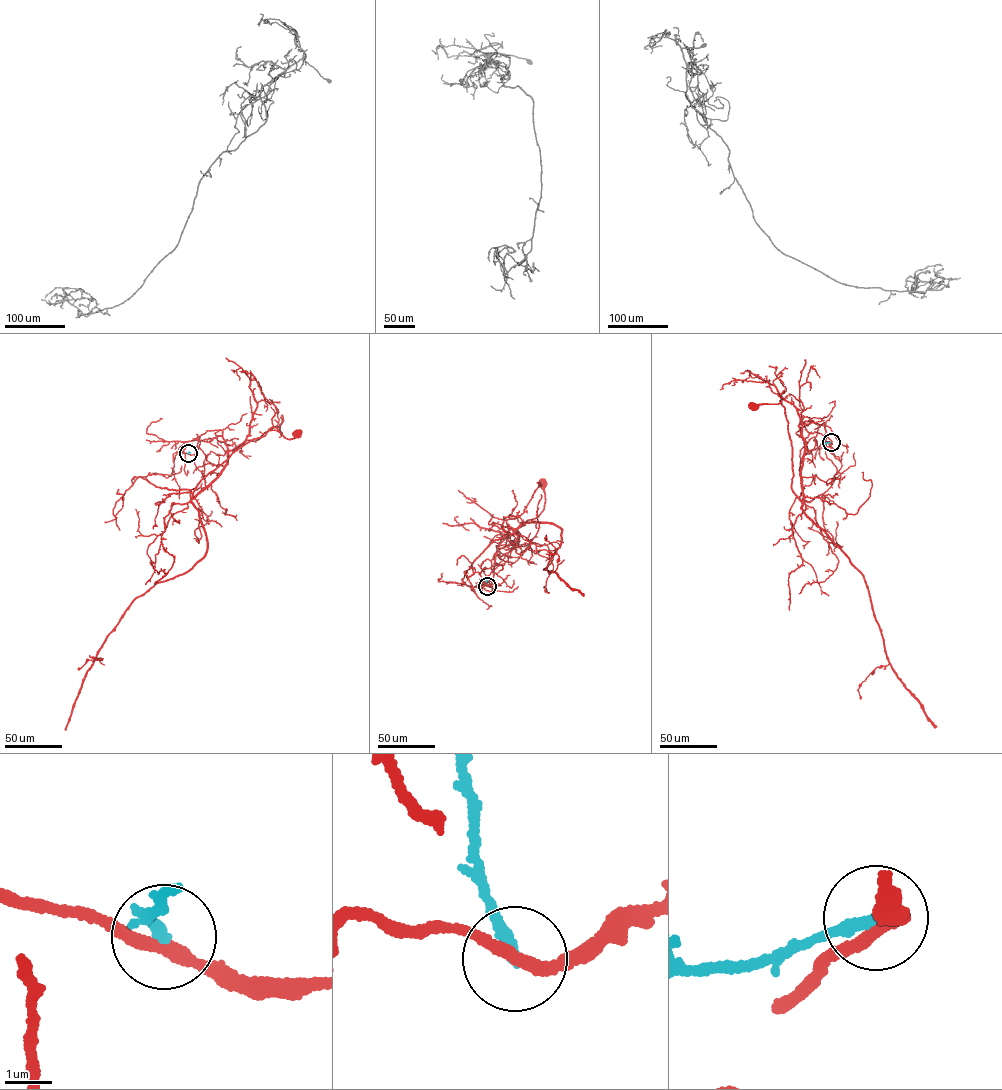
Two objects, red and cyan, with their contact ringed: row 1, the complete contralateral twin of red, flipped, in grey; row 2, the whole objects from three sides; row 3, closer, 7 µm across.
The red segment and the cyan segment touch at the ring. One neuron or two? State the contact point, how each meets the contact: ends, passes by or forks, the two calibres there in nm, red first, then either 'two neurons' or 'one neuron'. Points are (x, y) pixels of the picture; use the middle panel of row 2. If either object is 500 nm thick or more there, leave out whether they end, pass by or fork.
at (487, 586); red passes by; cyan ends there; 240 nm thick on the red side, 260 nm on the other; two neurons

